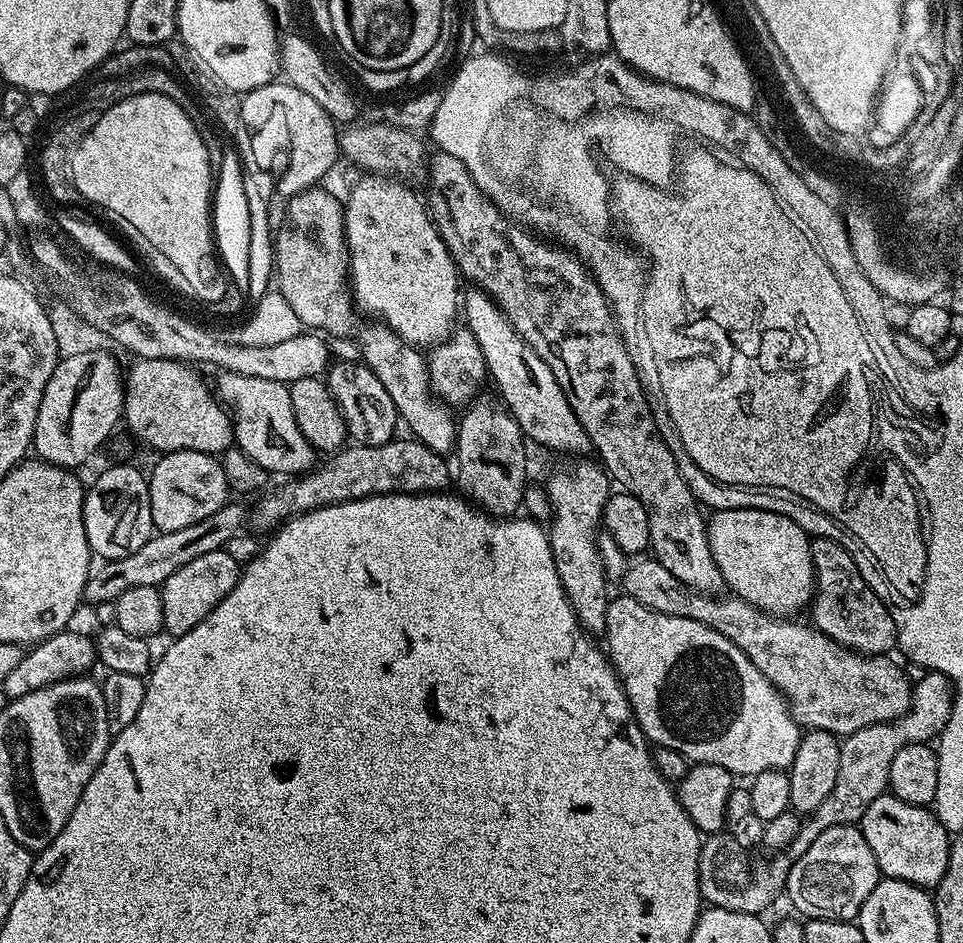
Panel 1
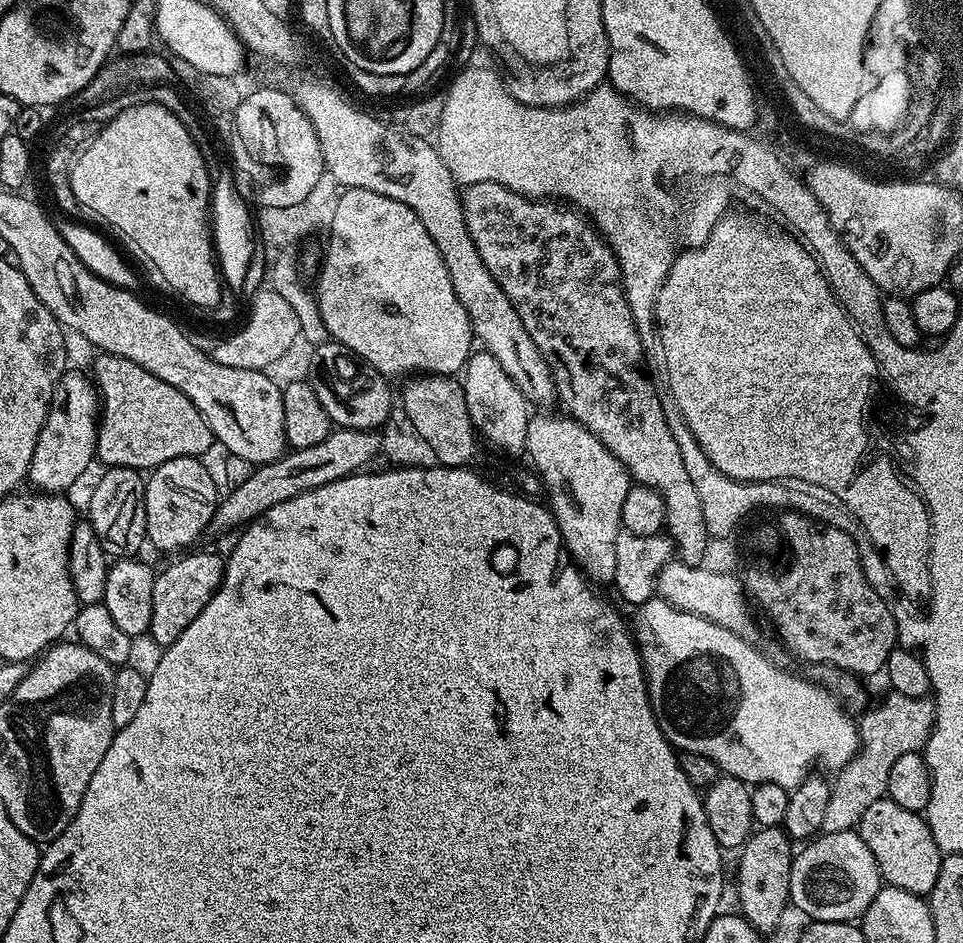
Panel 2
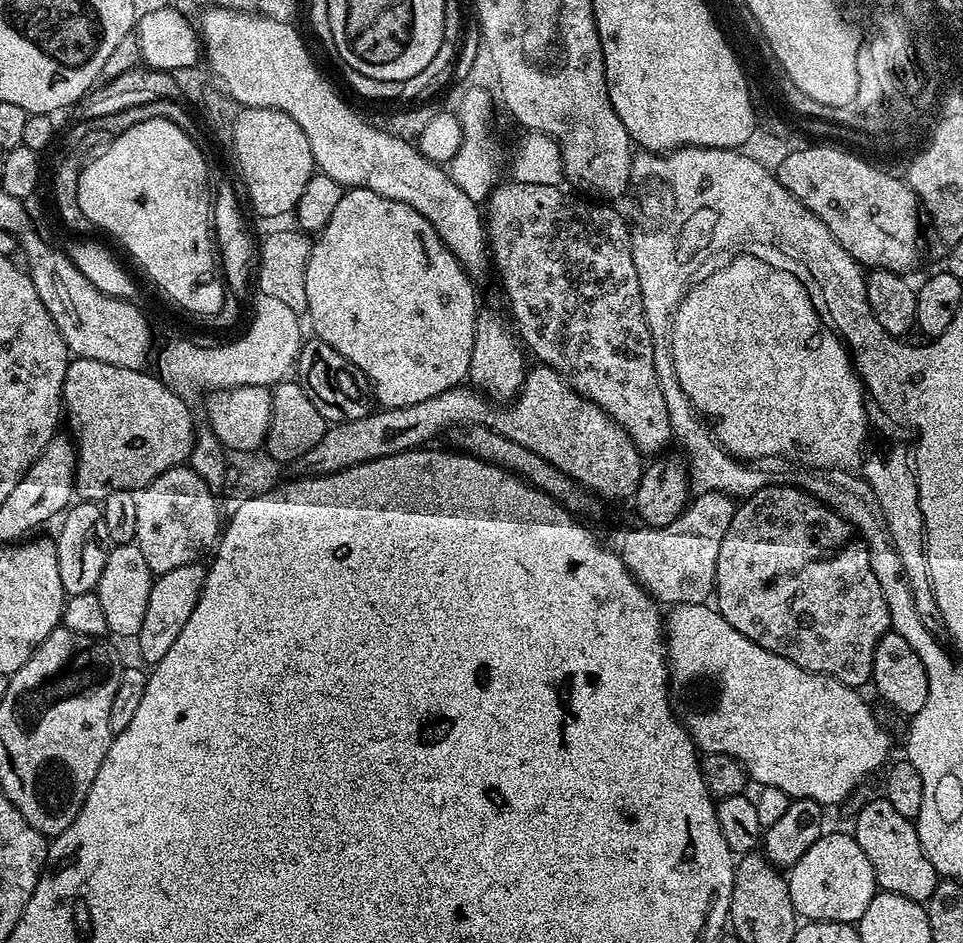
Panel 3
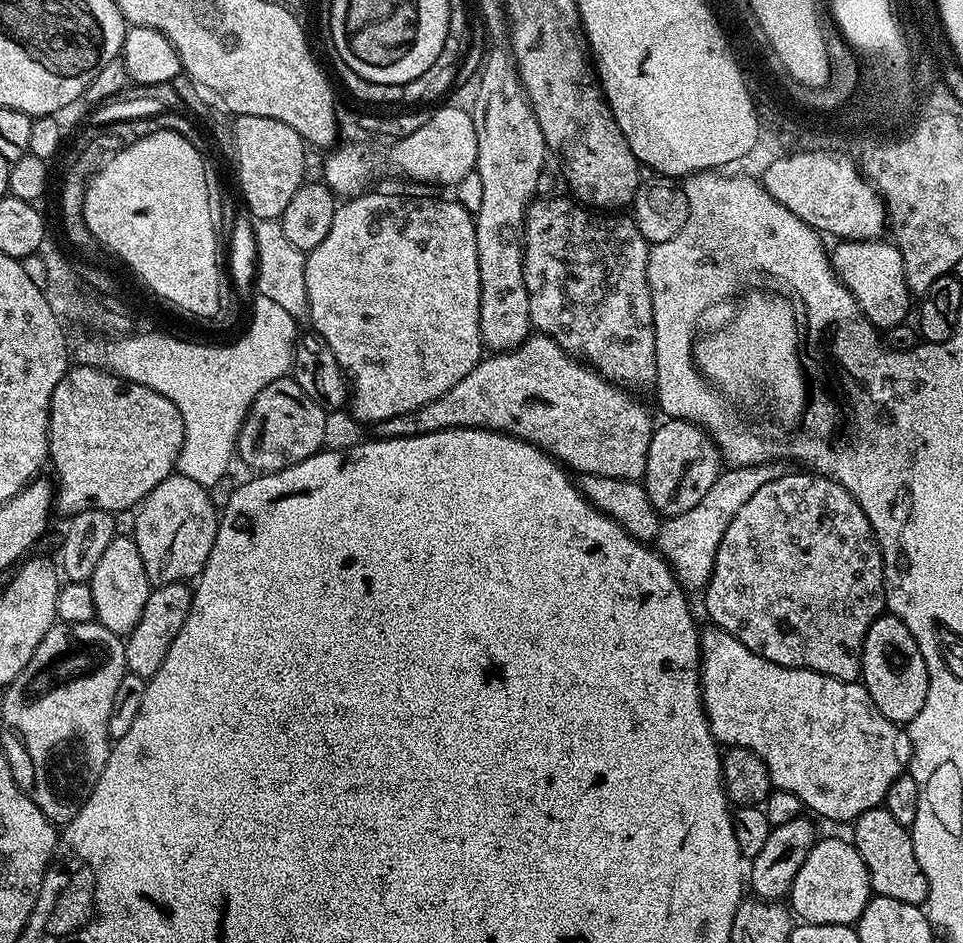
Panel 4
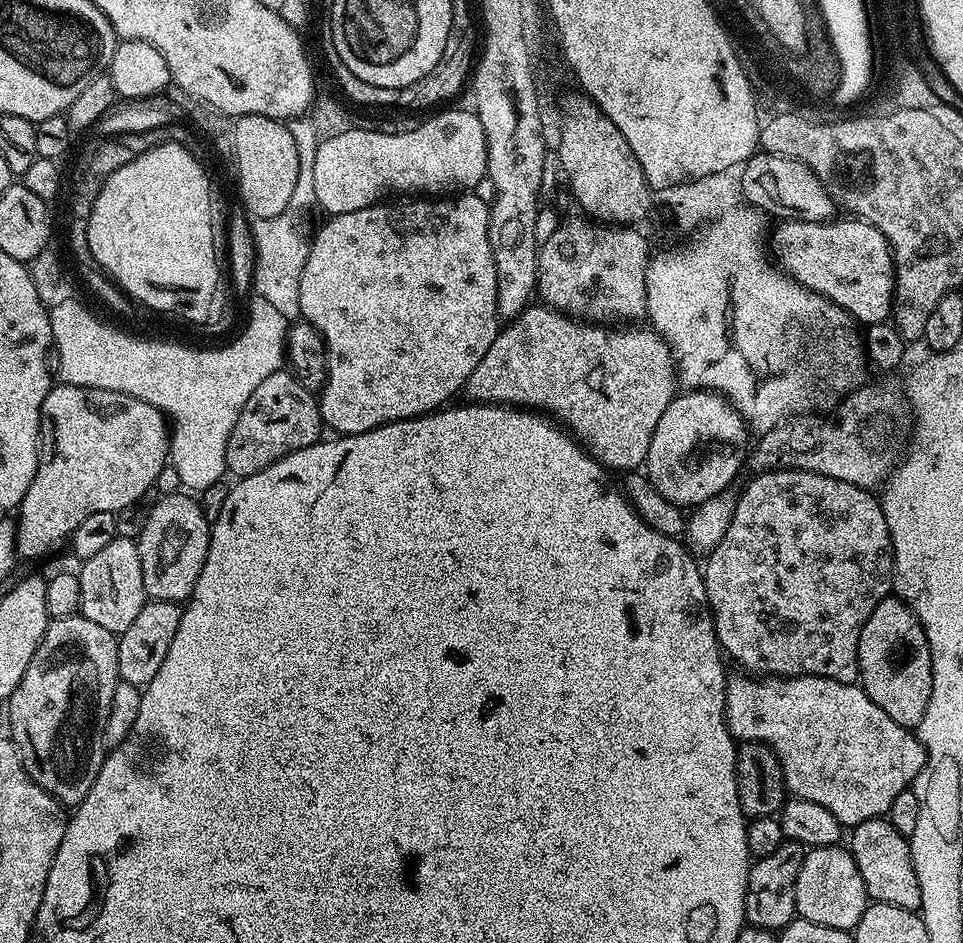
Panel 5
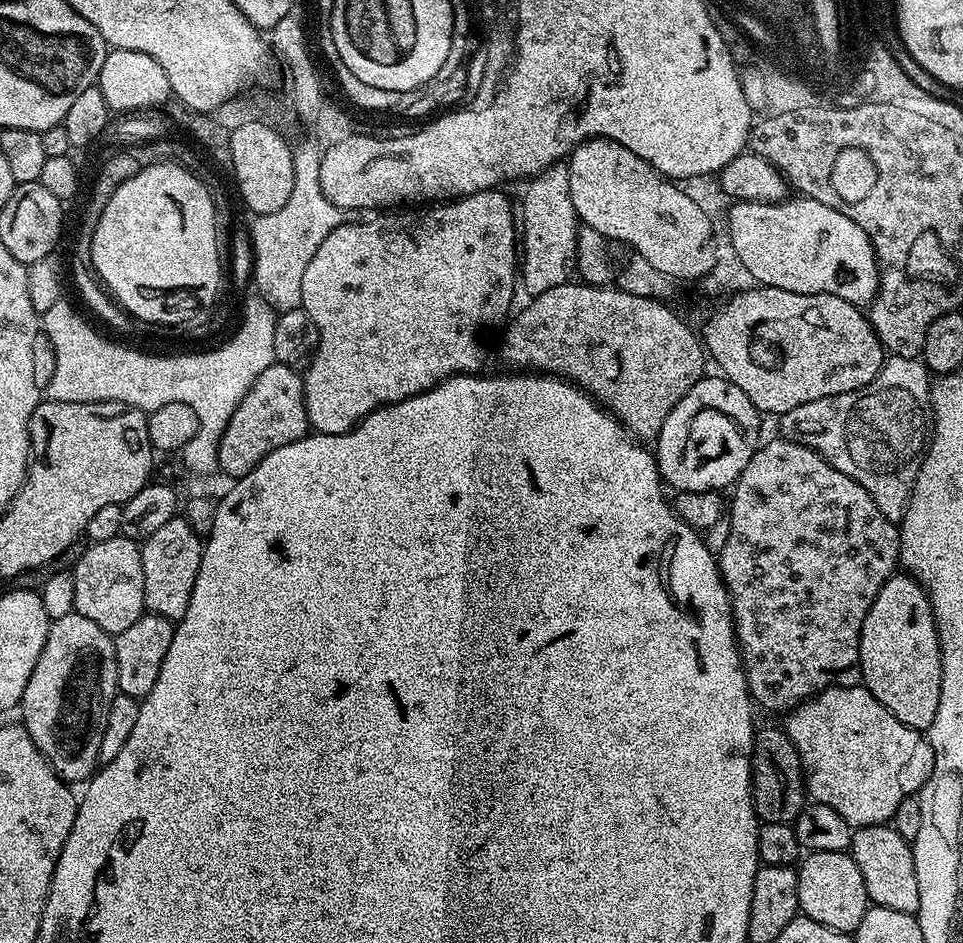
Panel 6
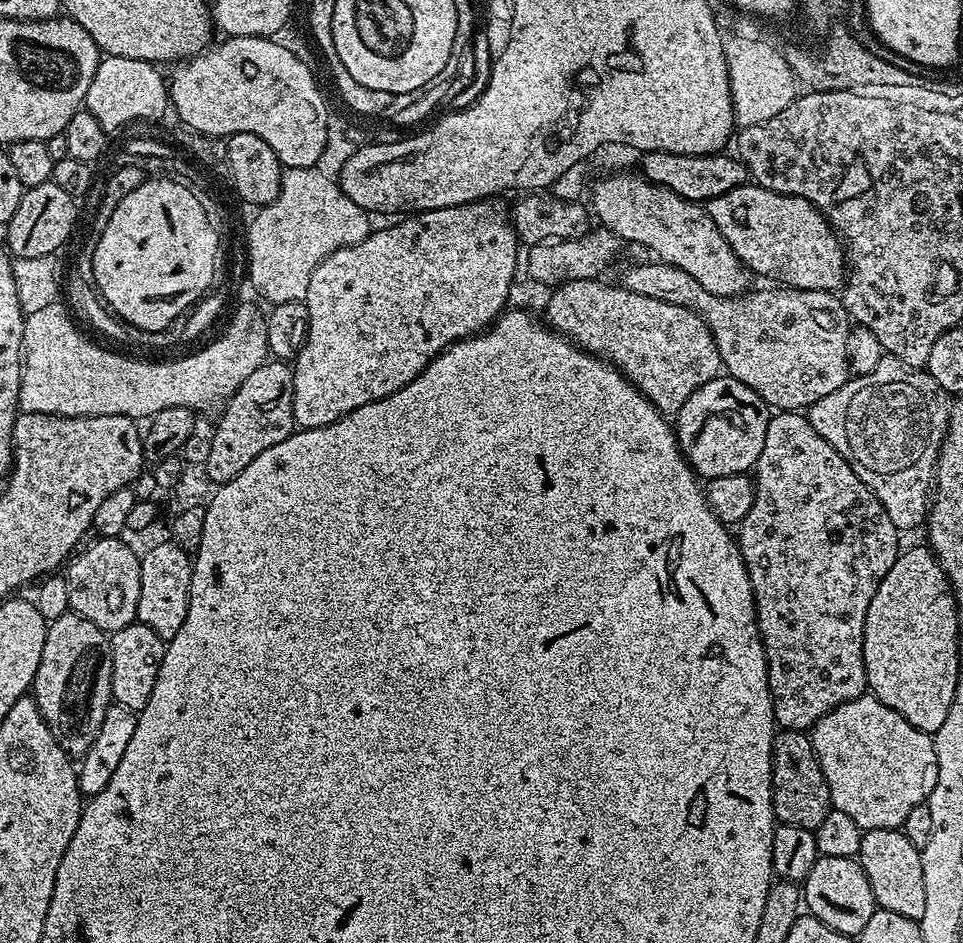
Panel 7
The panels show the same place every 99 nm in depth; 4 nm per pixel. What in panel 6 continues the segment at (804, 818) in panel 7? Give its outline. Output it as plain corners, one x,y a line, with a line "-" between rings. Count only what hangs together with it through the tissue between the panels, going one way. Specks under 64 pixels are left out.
764,728
755,733
752,741
752,801
756,815
766,824
792,824
806,806
806,789
804,787
804,768
800,764
800,755
790,742
787,731
780,728

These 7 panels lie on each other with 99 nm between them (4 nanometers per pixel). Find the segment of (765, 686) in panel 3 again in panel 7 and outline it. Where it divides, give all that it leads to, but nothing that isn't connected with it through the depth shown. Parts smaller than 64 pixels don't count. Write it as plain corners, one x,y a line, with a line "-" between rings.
865,694
830,710
810,729
835,811
850,814
861,830
903,829
906,814
925,803
938,778
936,742
878,697

